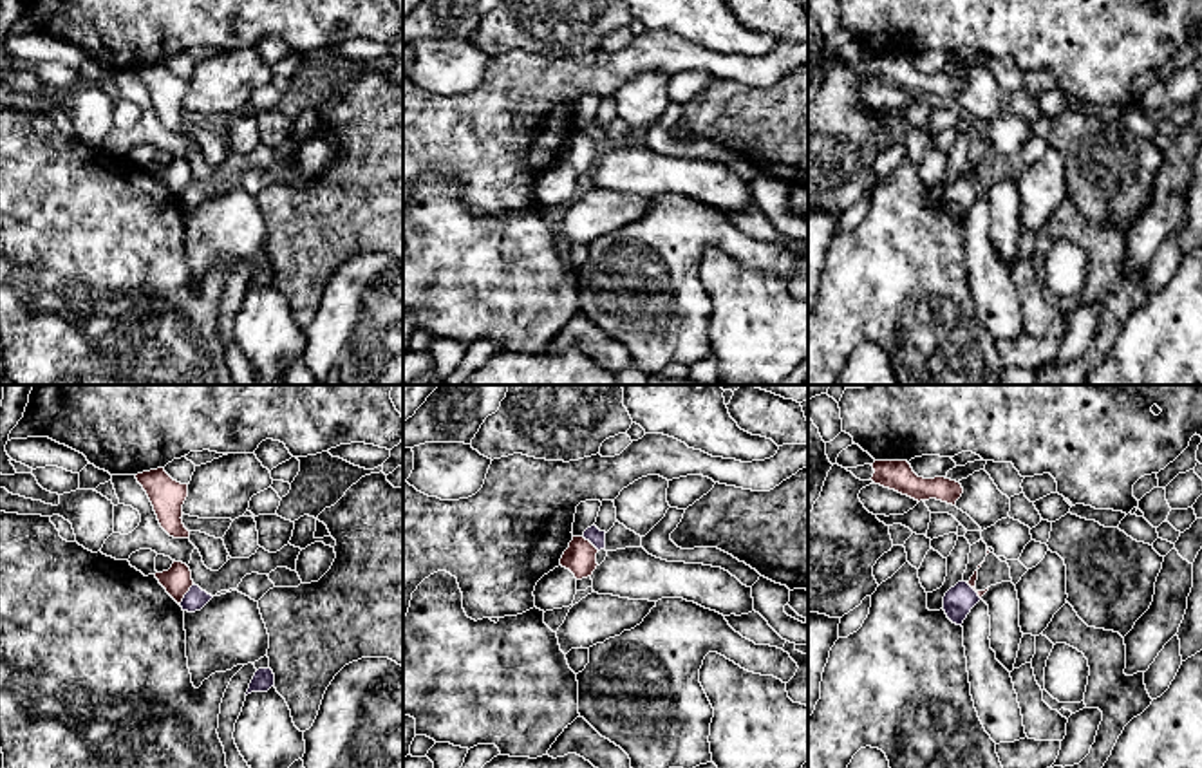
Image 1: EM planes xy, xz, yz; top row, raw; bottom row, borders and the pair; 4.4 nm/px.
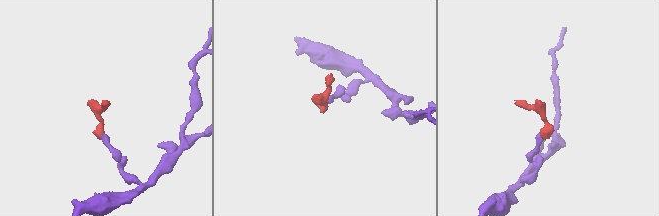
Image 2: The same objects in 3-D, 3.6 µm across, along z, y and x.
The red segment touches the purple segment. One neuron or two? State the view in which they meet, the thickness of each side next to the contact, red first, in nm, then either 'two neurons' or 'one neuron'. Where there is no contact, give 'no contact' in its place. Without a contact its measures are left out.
xy | 130/100 nm | two neurons

